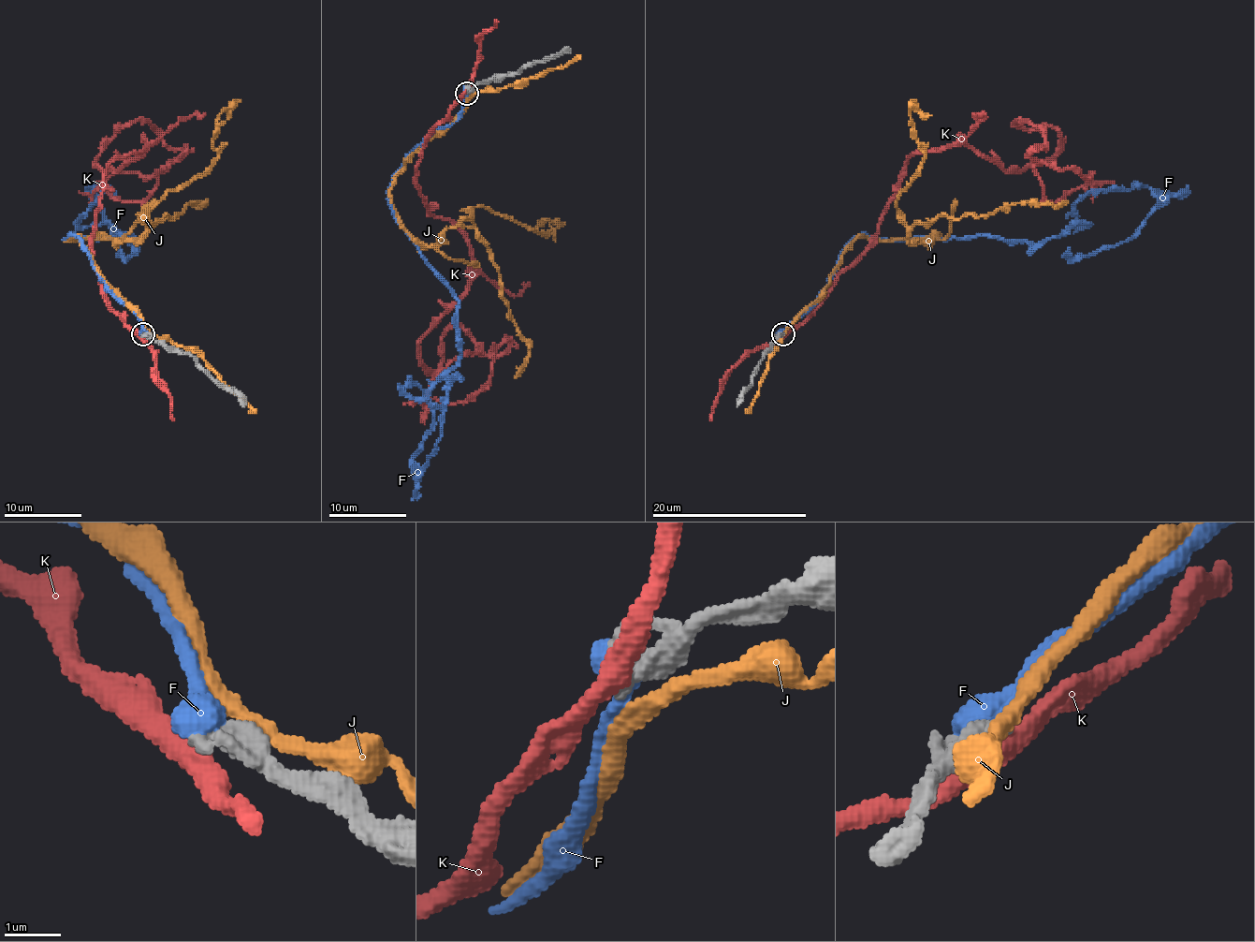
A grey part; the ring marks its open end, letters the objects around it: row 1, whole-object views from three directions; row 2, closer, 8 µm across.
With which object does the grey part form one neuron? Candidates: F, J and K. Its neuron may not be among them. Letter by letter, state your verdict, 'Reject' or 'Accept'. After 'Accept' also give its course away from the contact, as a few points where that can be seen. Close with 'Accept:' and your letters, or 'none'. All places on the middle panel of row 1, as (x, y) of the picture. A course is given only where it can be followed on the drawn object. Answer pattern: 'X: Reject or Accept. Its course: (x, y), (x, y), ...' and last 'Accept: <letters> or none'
F: Reject
J: Reject
K: Reject
Accept: none

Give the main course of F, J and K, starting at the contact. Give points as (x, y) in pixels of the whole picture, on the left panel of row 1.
F: (145, 334), (77, 238), (64, 240), (136, 243), (82, 226), (106, 191), (89, 189), (118, 249), (139, 247)
J: (149, 332), (79, 238), (65, 240), (136, 240), (151, 208), (217, 155), (215, 119), (225, 110), (230, 115)
K: (143, 337), (93, 258), (106, 168), (147, 144), (94, 160), (145, 121), (186, 150), (104, 189), (158, 169)

